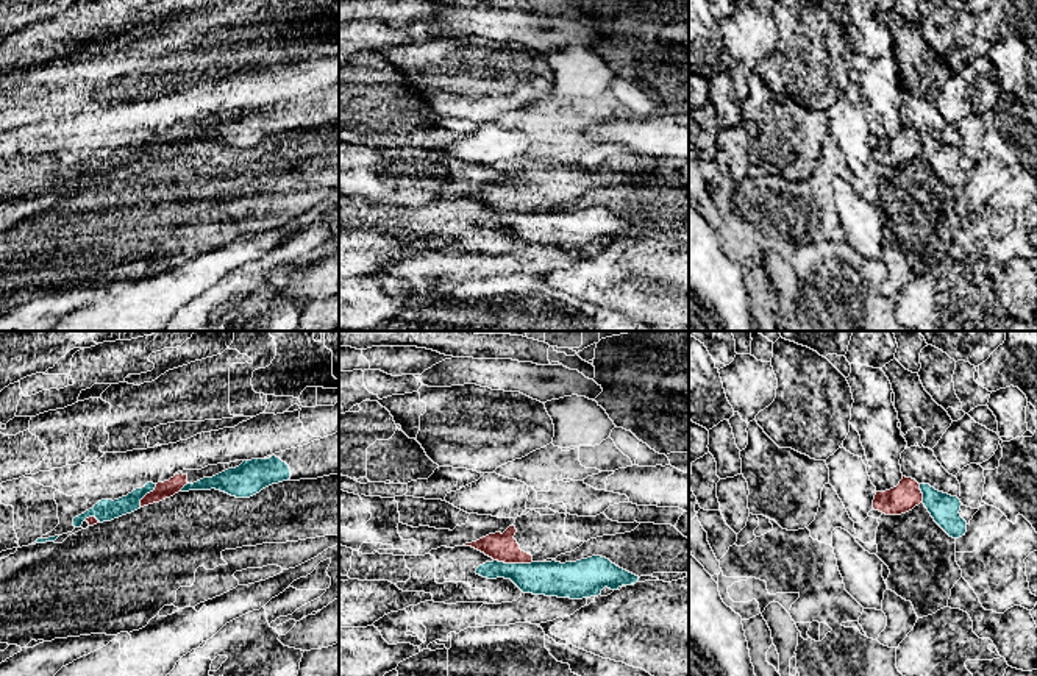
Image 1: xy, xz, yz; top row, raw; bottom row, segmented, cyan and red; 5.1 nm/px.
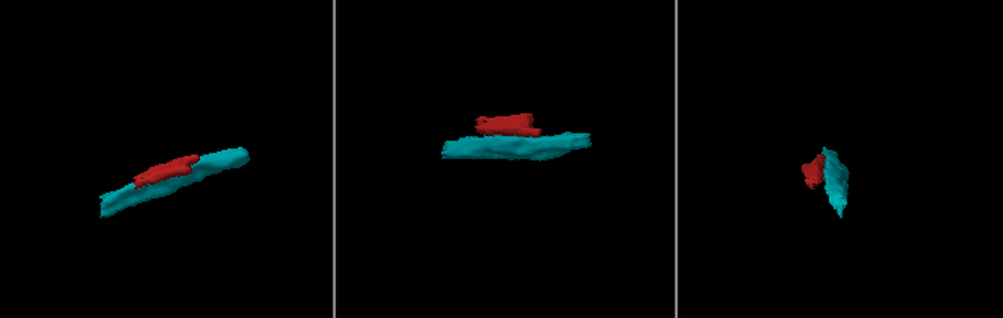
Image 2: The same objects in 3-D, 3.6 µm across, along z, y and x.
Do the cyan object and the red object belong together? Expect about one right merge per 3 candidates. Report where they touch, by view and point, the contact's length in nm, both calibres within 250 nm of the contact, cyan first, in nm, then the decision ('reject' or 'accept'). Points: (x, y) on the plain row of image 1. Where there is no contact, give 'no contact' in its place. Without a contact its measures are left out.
contact xz (513, 214); length 200 nm; calibres 180 and 140 nm; reject

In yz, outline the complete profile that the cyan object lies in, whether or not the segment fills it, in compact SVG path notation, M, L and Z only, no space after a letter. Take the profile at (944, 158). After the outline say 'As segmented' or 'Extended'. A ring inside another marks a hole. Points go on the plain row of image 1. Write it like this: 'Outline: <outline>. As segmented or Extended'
Outline: M920 134L923 155L934 172L953 189L959 189L967 183L967 172L960 167L960 150L948 144L939 142L929 134Z. As segmented

